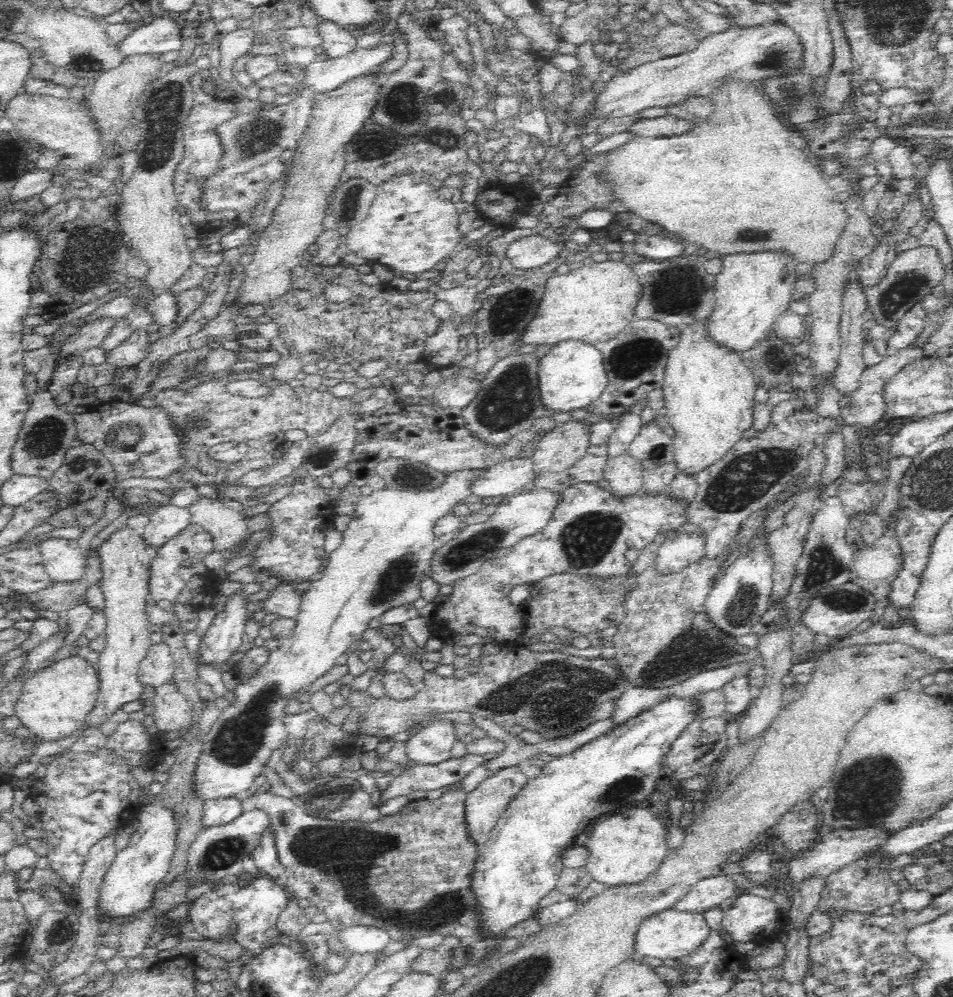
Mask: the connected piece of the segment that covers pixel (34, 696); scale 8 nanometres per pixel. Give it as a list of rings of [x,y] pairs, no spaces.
[[[78,655],[49,664],[32,676],[23,687],[16,702],[14,715],[40,739],[59,740],[79,731],[84,719],[92,711],[98,699],[101,680],[99,668]]]

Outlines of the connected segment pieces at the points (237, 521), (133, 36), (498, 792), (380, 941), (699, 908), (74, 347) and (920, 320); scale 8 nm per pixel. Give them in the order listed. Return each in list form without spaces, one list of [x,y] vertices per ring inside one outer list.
[[[200,497],[188,507],[195,525],[200,525],[211,536],[213,552],[226,552],[248,536],[245,516],[226,507],[220,499]]]
[[[159,14],[150,24],[136,28],[118,44],[123,58],[146,54],[160,55],[168,58],[181,49],[182,30],[170,15]]]
[[[515,765],[498,770],[467,792],[466,821],[468,821],[468,831],[474,842],[483,845],[486,839],[490,839],[490,831],[494,828],[500,815],[529,780],[530,778],[522,773],[521,766]]]
[[[348,925],[338,935],[345,948],[362,954],[382,950],[391,941],[386,929],[375,926]]]
[[[718,875],[704,880],[700,880],[690,892],[678,902],[673,909],[683,912],[706,913],[710,908],[721,905],[724,900],[732,897],[738,888],[732,875]]]
[[[106,316],[106,318],[98,318],[91,323],[87,323],[82,328],[70,336],[70,340],[66,344],[62,344],[60,357],[68,356],[69,354],[78,354],[100,346],[102,341],[110,334],[111,328],[116,326],[117,318]]]
[[[916,304],[912,310],[908,310],[904,314],[894,328],[893,335],[886,342],[890,352],[899,351],[914,344],[914,340],[920,336],[926,325],[926,313],[920,304]]]

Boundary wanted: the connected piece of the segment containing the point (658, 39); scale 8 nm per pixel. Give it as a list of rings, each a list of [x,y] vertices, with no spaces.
[[[668,24],[660,28],[660,34],[654,36],[654,46],[660,51],[662,58],[690,52],[698,45],[699,42],[692,36],[692,32],[680,24]]]

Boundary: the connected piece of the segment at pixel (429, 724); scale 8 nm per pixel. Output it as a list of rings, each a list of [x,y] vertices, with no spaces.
[[[447,717],[429,719],[419,732],[405,742],[405,752],[414,764],[437,766],[452,759],[452,745],[457,741],[454,722]]]

